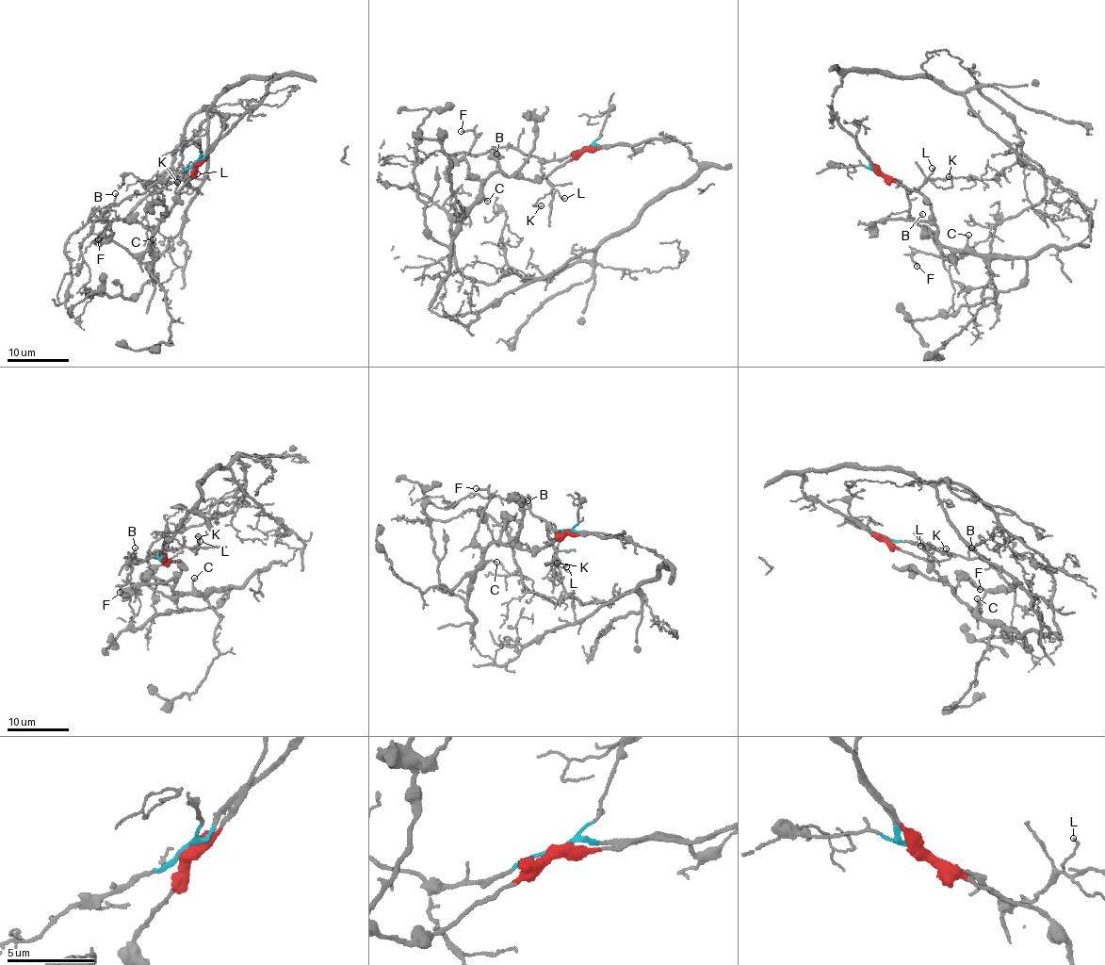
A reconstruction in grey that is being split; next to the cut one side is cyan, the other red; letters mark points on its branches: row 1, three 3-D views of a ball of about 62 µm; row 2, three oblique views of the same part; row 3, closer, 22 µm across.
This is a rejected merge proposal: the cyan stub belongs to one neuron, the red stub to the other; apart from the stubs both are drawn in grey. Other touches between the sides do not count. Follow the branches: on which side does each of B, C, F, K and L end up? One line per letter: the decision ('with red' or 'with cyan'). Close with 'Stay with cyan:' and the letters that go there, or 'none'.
B: with cyan
C: with red
F: with red
K: with cyan
L: with cyan
Stay with cyan: B, K, L

